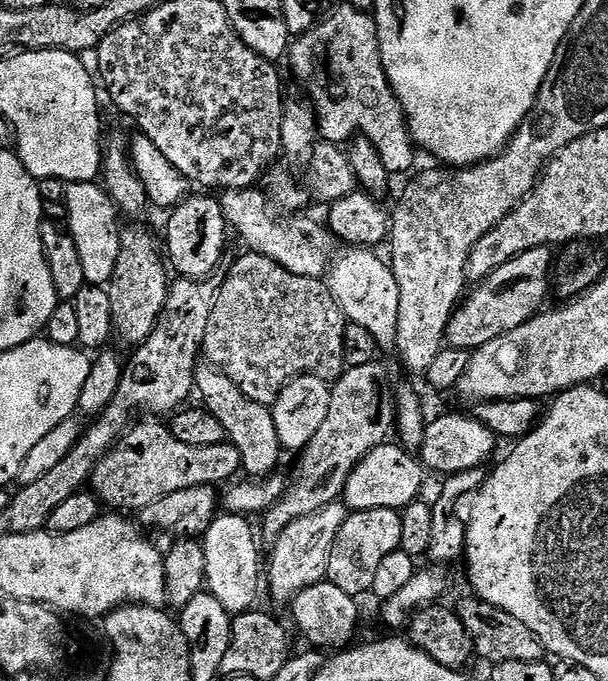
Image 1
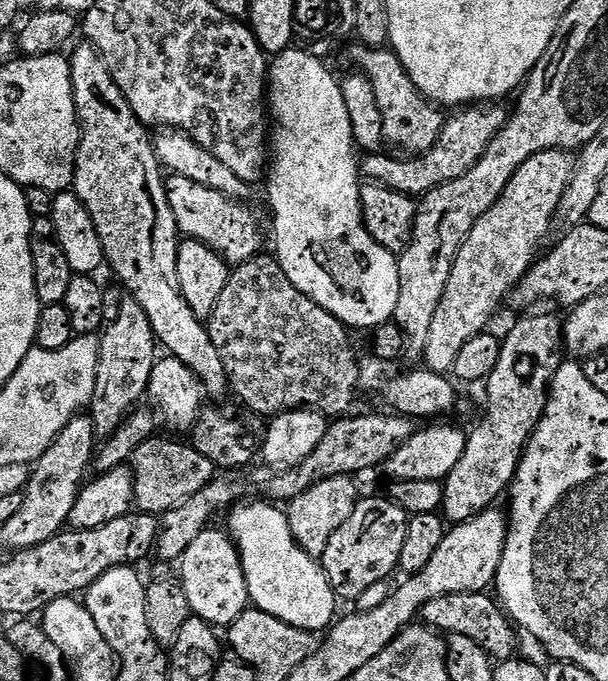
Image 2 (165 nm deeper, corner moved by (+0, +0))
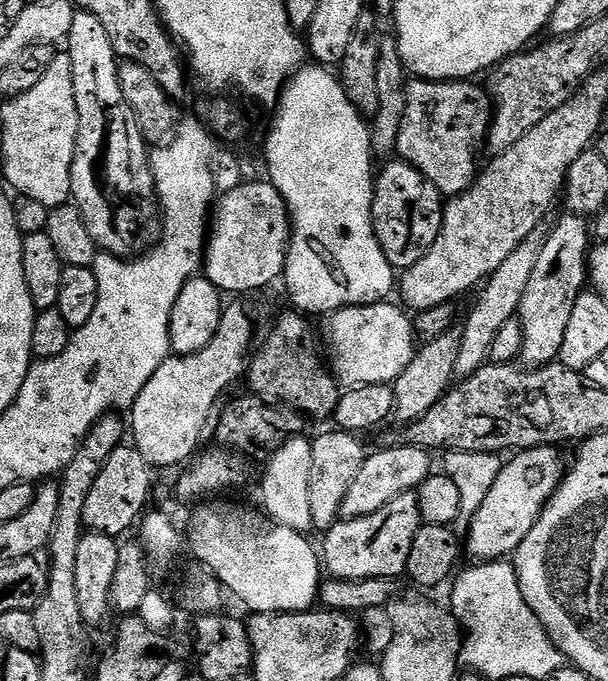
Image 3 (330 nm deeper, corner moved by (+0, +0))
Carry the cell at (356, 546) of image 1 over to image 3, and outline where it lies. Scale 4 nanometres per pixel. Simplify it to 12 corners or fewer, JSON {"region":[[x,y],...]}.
{"region":[[415,492],[323,533],[333,580],[396,580],[421,523]]}

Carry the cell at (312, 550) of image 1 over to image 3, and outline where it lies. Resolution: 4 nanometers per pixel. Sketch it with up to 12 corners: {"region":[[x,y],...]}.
{"region":[[359,435],[312,440],[310,518],[323,534],[366,459]]}

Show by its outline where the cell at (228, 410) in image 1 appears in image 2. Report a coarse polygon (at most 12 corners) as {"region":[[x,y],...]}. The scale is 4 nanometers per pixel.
{"region":[[100,51],[70,56],[74,193],[159,347],[227,397],[178,286],[149,129]]}

